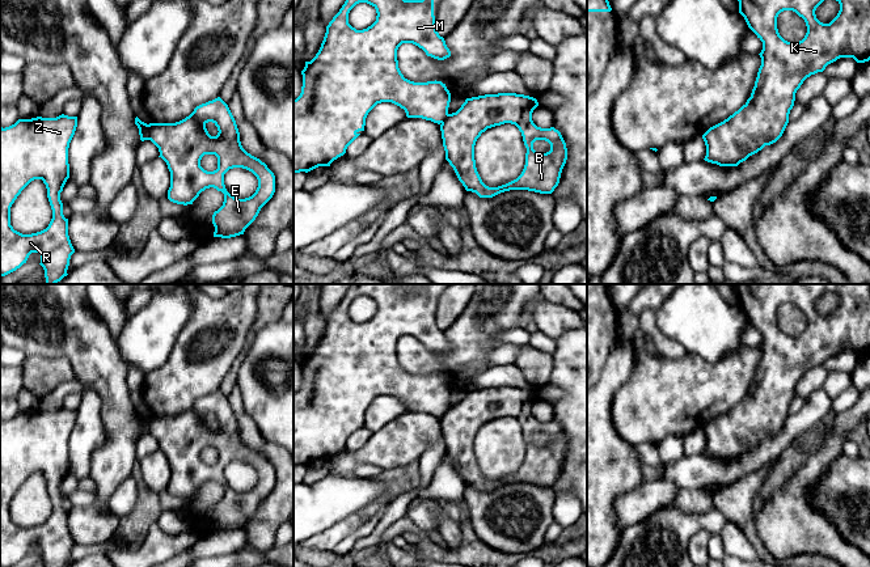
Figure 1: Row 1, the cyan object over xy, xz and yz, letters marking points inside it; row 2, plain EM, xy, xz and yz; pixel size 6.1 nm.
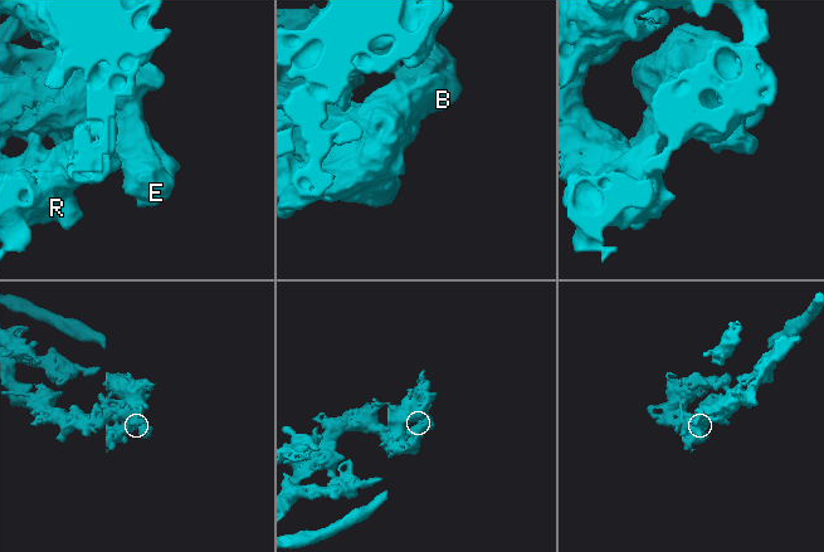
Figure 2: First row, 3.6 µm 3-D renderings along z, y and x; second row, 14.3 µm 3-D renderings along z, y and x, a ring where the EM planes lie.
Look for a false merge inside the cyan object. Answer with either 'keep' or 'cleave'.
cleave

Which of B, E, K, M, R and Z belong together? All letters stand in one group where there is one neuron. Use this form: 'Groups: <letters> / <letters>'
Groups: B E K / M R Z

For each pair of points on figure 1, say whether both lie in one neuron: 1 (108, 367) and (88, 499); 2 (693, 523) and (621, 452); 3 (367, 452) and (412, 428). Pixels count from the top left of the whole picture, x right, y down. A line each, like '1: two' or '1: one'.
1: two
2: two
3: one

